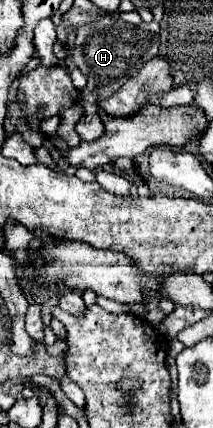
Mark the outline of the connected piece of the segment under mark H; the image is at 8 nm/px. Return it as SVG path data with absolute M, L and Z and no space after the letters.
M103 18L95 24L81 26L77 30L75 52L71 54L75 66L87 76L87 86L81 90L81 104L85 108L85 116L77 122L75 132L83 142L93 142L103 134L103 122L97 116L97 98L107 98L115 94L137 70L159 52L159 24L157 22L141 22L139 26L127 24L121 18Z

